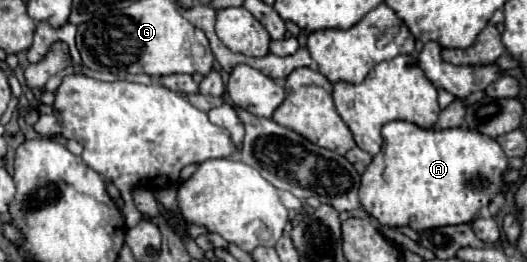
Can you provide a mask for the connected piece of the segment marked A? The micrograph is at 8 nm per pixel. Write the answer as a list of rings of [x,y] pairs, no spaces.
[[[393,120],[385,124],[381,132],[385,144],[381,152],[373,156],[373,162],[361,176],[359,198],[363,208],[383,226],[411,226],[413,230],[427,230],[449,224],[467,224],[479,214],[481,208],[489,206],[489,202],[505,186],[503,174],[509,170],[509,156],[491,136],[483,136],[481,132],[469,130],[465,126],[435,130],[421,128],[405,120]]]

